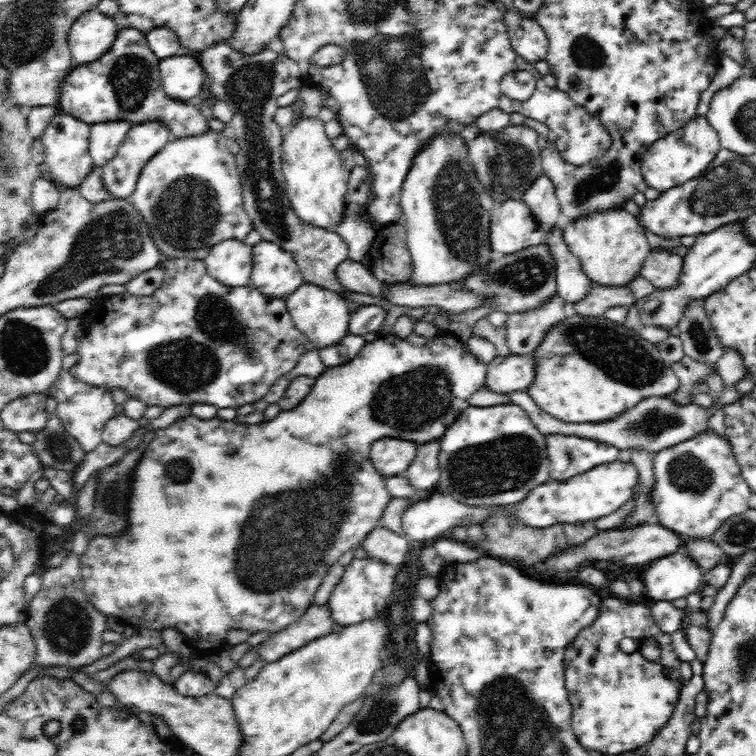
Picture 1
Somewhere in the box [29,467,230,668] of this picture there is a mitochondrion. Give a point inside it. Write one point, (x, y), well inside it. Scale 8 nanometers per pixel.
(67, 627)

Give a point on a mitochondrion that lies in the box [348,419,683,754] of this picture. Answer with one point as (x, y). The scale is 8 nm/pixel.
(506, 463)

